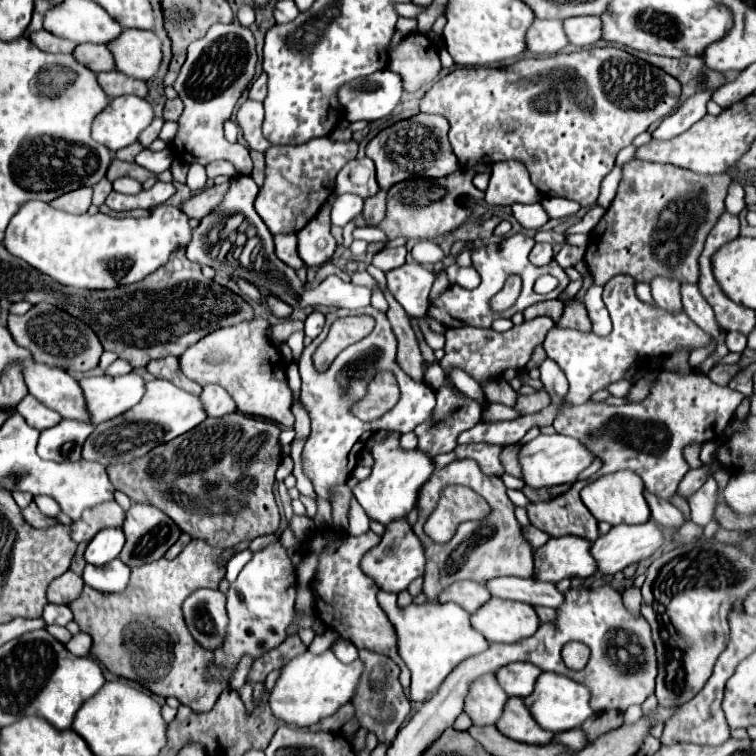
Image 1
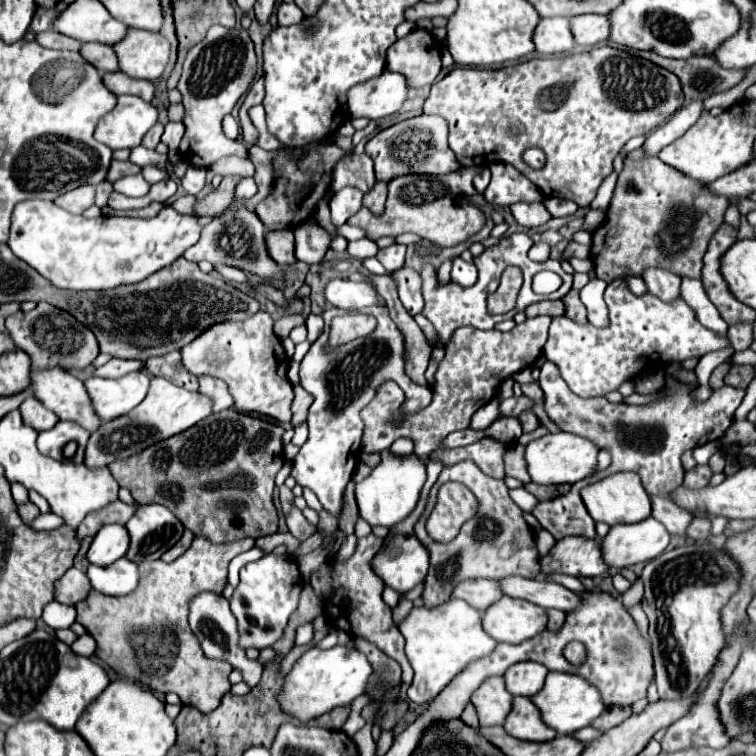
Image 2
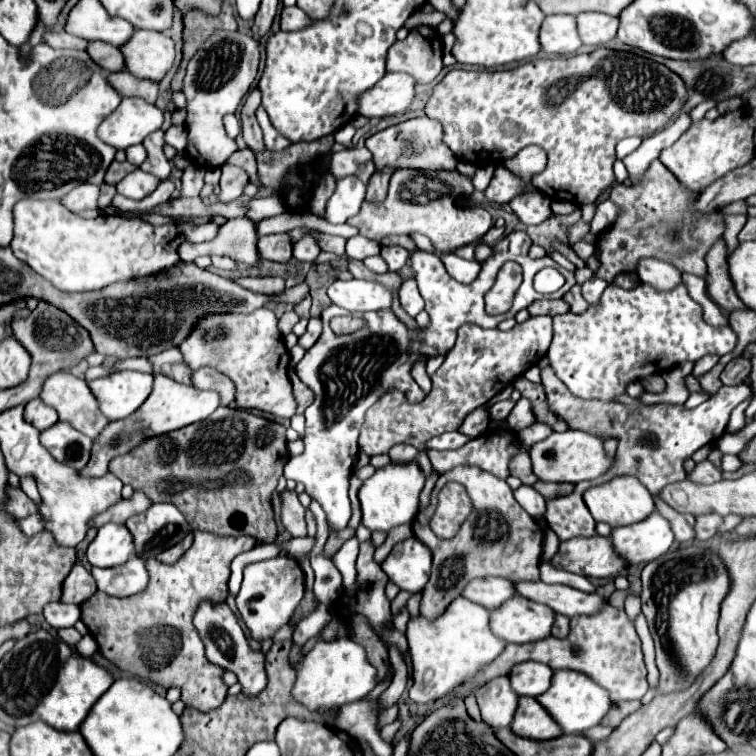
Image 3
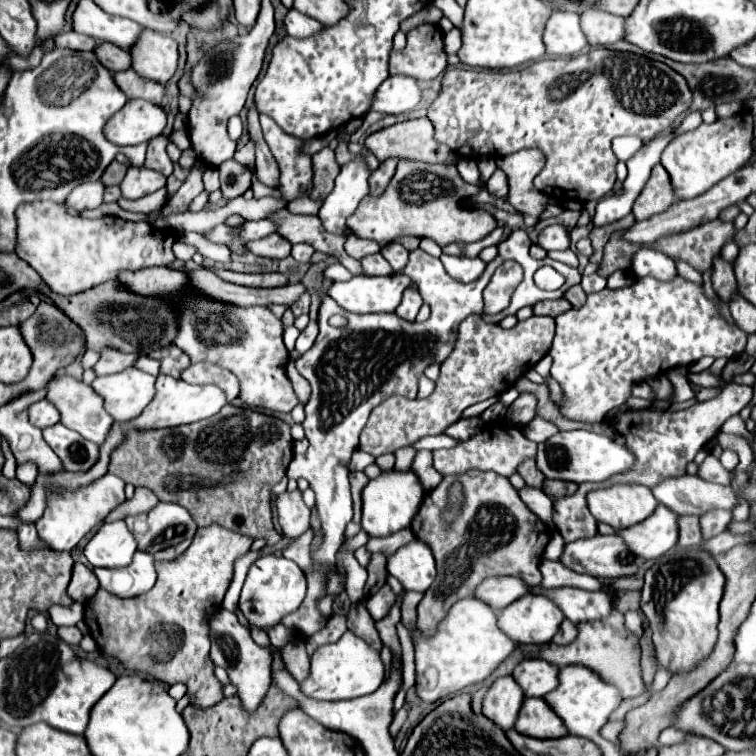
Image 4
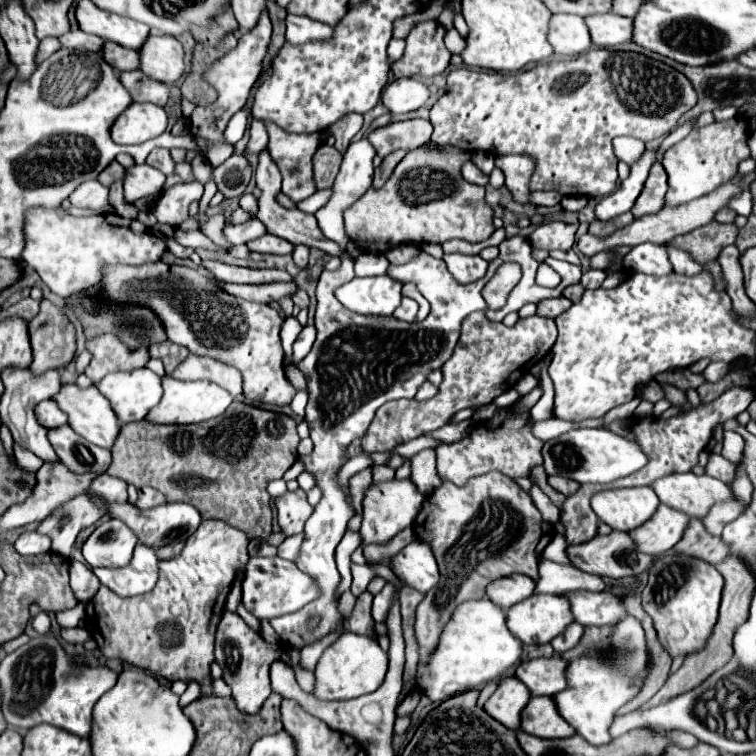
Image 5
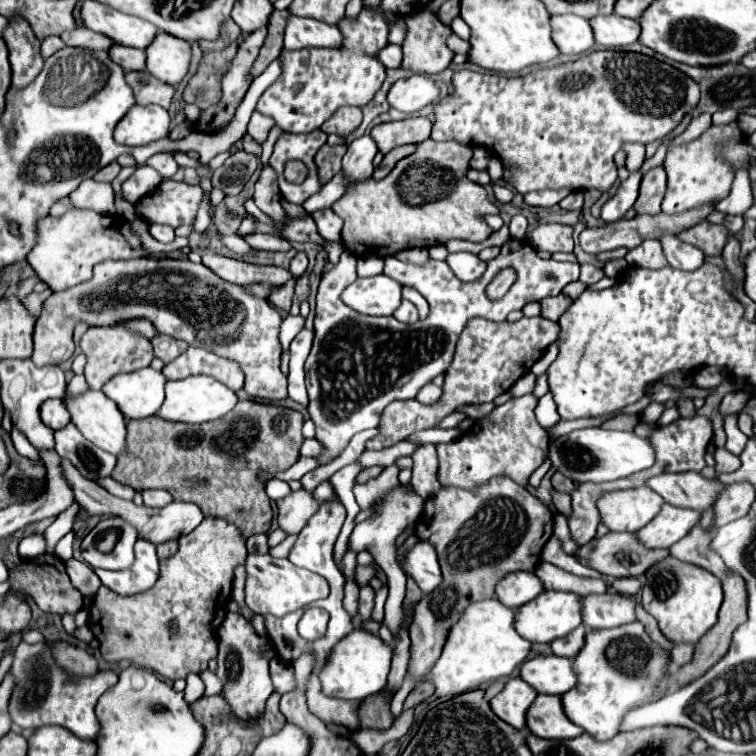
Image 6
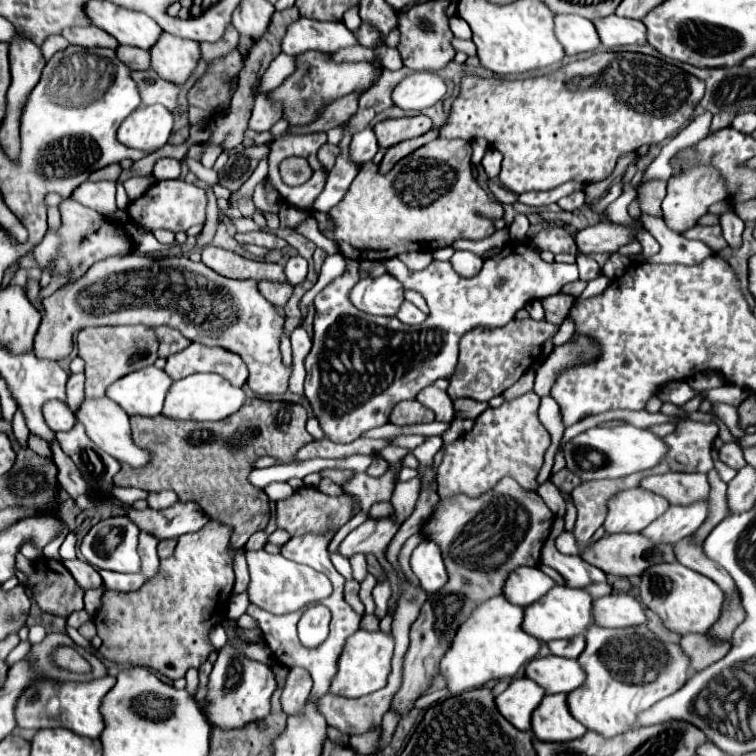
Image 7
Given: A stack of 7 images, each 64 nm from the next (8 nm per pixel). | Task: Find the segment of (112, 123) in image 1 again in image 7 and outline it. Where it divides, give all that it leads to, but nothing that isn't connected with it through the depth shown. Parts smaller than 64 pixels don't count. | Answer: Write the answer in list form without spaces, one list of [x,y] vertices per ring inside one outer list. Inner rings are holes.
[[[140,106],[118,128],[118,142],[138,150],[158,150],[172,132],[172,112],[164,106]]]

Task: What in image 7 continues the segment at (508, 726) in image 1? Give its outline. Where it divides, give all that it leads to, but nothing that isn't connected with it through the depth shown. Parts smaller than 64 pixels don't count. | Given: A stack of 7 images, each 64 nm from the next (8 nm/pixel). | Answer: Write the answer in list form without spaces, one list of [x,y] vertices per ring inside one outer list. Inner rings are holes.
[[[566,694],[544,696],[532,714],[532,732],[544,742],[568,742],[582,738],[586,726],[572,718],[566,704]]]

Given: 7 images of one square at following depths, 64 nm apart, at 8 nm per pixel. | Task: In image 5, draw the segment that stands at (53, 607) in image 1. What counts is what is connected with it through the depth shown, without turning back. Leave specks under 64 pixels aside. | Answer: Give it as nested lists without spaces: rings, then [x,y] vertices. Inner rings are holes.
[[[76,604],[74,608],[70,610],[60,610],[56,612],[56,622],[62,626],[62,628],[74,628],[78,626],[78,622],[84,618],[84,604]]]

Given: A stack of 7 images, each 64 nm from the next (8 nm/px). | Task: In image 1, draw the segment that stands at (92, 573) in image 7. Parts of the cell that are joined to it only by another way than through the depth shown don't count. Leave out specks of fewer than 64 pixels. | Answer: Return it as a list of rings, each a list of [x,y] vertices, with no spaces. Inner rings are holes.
[[[68,570],[50,582],[46,590],[46,598],[48,602],[54,602],[54,604],[68,604],[74,598],[78,598],[78,592],[82,592],[82,586],[84,586],[82,576]]]

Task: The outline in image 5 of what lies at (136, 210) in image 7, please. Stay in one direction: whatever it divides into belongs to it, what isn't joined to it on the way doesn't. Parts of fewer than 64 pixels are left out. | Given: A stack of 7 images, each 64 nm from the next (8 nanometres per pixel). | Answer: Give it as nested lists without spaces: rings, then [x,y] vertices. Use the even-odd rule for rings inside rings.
[[[194,180],[188,184],[176,184],[162,192],[158,202],[152,206],[152,214],[158,218],[160,224],[182,224],[188,218],[188,206],[194,200],[200,200],[204,186]]]

